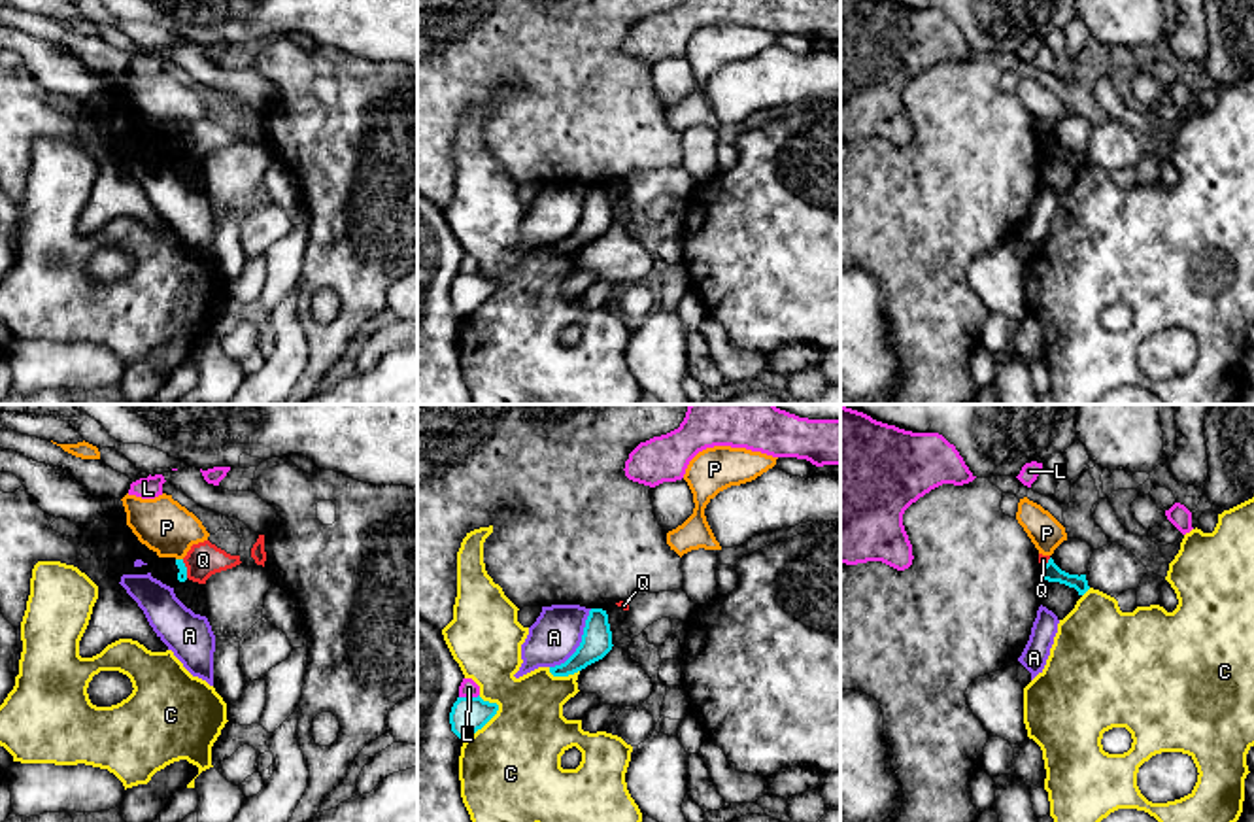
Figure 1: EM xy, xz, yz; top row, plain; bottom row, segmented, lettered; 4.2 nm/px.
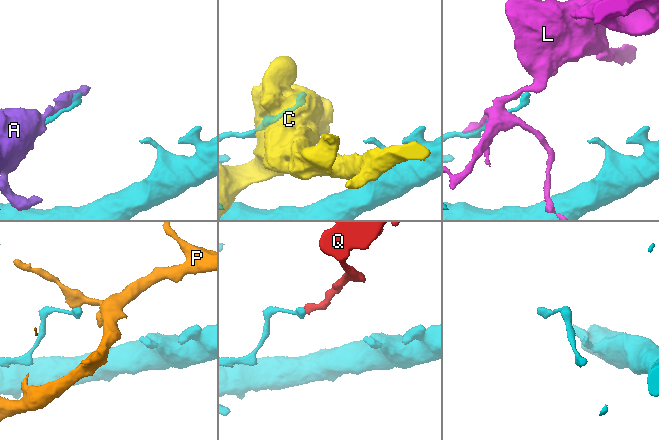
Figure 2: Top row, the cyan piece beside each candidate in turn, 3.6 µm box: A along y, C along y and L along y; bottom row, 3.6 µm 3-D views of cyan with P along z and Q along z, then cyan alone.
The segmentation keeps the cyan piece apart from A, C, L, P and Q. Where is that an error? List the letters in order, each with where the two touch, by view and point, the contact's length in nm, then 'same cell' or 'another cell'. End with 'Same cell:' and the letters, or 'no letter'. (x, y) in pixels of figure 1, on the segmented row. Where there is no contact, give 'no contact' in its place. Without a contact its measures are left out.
A: meets cyan in xz at (580, 643); contact 320 nm long; another cell
C: meets cyan in xz at (484, 724); contact 220 nm long; another cell
L: meets cyan in xz at (469, 698); contact 90 nm long; another cell
P: meets cyan in xy at (180, 560); contact 30 nm long; another cell
Q: meets cyan in xy at (186, 569); contact 80 nm long; another cell
Same cell: no letter

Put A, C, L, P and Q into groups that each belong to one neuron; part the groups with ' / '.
A / C / L / P / Q

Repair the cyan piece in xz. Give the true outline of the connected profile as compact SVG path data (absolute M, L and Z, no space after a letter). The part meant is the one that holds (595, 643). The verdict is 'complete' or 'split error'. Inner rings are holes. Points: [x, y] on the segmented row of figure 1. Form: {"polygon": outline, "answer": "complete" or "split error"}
{"polygon": "M591 608L585 620L580 646L565 663L550 667L550 673L553 676L574 675L602 659L612 650L612 646L612 631L606 610Z", "answer": "complete"}

